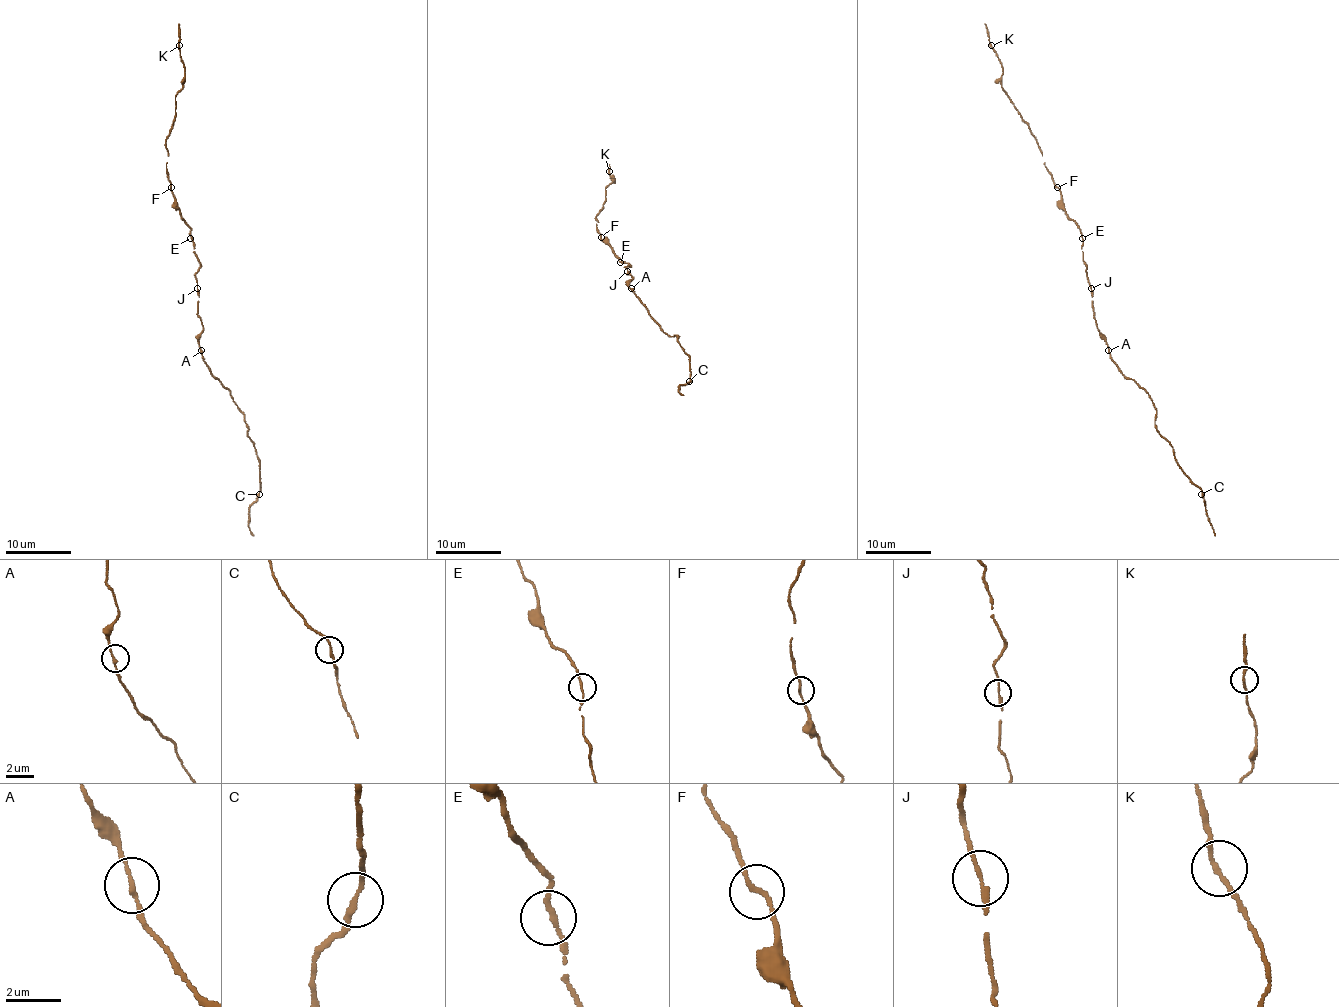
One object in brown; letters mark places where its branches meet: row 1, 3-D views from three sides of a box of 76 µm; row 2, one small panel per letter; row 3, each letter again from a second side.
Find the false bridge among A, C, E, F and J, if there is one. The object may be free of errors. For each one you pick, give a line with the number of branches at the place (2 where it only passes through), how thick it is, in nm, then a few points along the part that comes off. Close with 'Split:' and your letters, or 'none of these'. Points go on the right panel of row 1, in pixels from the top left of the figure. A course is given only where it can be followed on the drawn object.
Split: none of these

